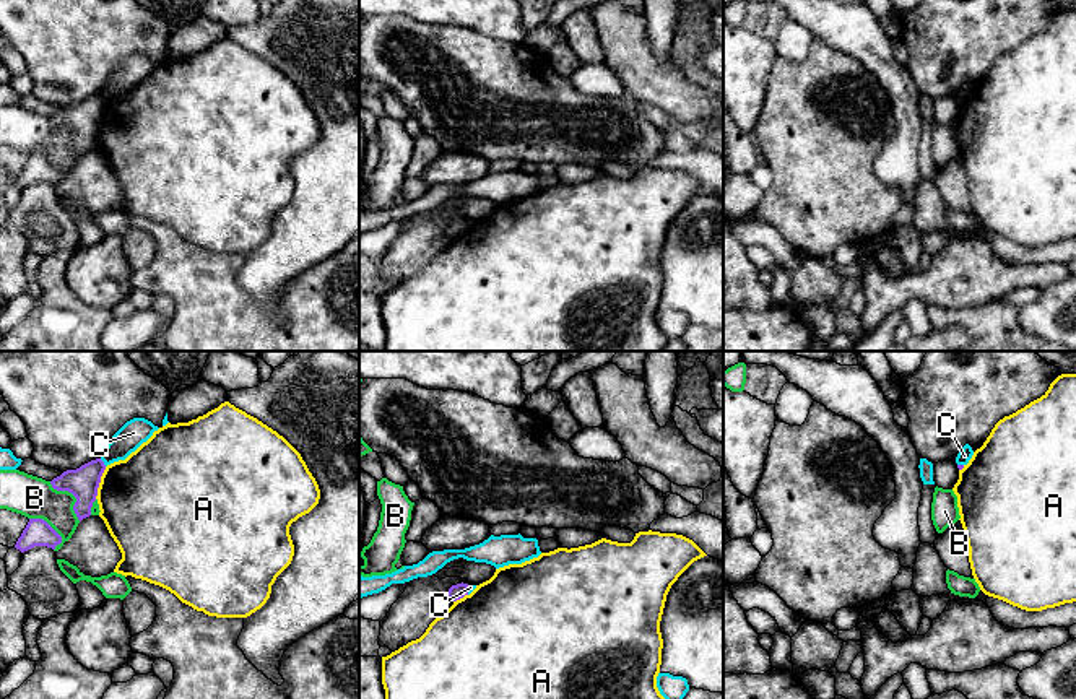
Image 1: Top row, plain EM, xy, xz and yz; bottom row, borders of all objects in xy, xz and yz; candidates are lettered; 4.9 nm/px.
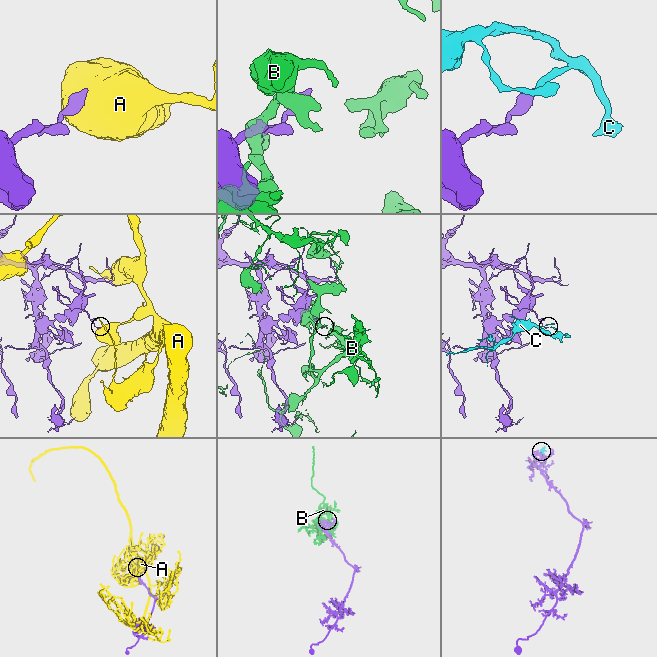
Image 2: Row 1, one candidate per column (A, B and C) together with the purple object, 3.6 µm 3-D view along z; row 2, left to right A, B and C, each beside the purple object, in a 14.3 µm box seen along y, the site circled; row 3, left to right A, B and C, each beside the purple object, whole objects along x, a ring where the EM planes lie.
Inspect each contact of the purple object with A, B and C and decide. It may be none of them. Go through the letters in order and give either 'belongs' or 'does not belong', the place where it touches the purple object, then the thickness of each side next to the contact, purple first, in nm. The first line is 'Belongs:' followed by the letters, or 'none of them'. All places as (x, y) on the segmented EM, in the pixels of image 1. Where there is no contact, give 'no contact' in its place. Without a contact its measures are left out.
Belongs: none of them
A: does not belong; meets purple in xy at (99, 481); 150 nm thick on the purple side, 460 nm on the other
B: does not belong; meets purple in xy at (73, 494); 150 nm thick on the purple side, 200 nm on the other
C: does not belong; meets purple in xy at (103, 462); 150 nm thick on the purple side, 140 nm on the other

